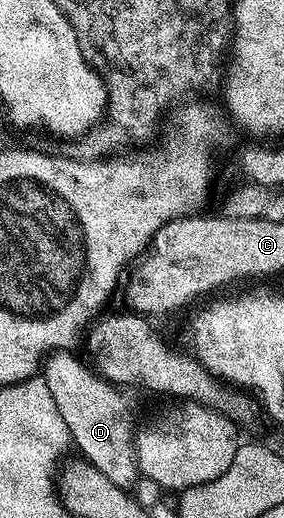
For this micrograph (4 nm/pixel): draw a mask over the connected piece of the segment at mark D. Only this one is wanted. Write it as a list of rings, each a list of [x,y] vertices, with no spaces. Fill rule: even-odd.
[[[58,351],[43,365],[43,380],[55,397],[56,406],[67,425],[70,440],[97,471],[126,491],[140,482],[136,449],[136,430],[131,411],[116,386],[81,363],[72,352]]]

